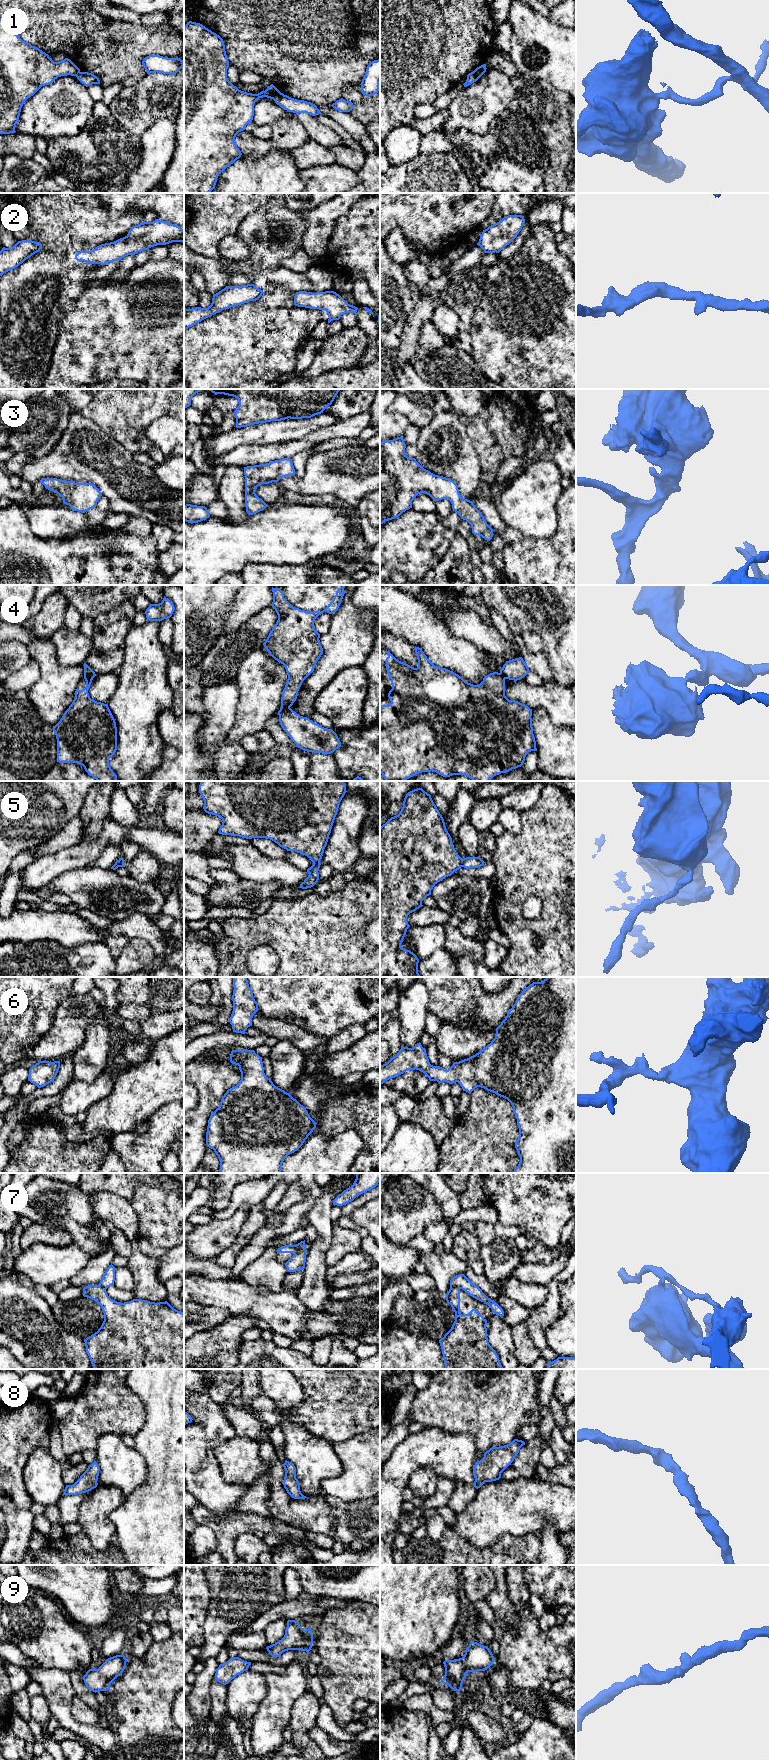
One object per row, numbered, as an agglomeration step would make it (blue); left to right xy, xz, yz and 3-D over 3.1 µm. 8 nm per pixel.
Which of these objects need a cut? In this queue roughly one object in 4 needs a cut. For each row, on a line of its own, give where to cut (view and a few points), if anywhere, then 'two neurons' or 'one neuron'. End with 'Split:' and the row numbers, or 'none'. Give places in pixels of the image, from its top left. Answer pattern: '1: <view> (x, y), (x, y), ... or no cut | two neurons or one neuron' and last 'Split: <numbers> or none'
1: xz (267, 88), (273, 98) | two neurons
2: no cut | one neuron
3: no cut | one neuron
4: xy (84, 676), (92, 678) | two neurons
5: yz (461, 859), (462, 866) | two neurons
6: no cut | one neuron
7: xz (298, 1244), (298, 1249), (293, 1253) | two neurons
8: no cut | one neuron
9: no cut | one neuron
Split: 1, 4, 5, 7

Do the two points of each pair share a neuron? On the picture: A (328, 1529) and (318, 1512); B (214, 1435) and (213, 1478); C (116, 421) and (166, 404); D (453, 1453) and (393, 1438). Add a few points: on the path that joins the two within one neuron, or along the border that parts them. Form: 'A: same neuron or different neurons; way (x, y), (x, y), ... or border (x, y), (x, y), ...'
A: same neuron; way (325, 1525), (318, 1516)
B: same neuron; way (208, 1446), (208, 1467)
C: same neuron; way (128, 413), (143, 404), (154, 404)
D: different neurons; border (409, 1433), (390, 1454)

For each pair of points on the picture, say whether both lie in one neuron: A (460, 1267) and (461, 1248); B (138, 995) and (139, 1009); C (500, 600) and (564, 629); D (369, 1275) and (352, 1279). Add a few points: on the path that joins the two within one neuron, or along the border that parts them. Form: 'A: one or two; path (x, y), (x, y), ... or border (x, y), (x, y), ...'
A: two; border (451, 1251), (468, 1266)
B: two; border (119, 1003), (141, 1003), (148, 1006)
C: one; path (516, 607), (533, 623), (540, 623), (548, 630)
D: one; path (365, 1277), (356, 1279)

